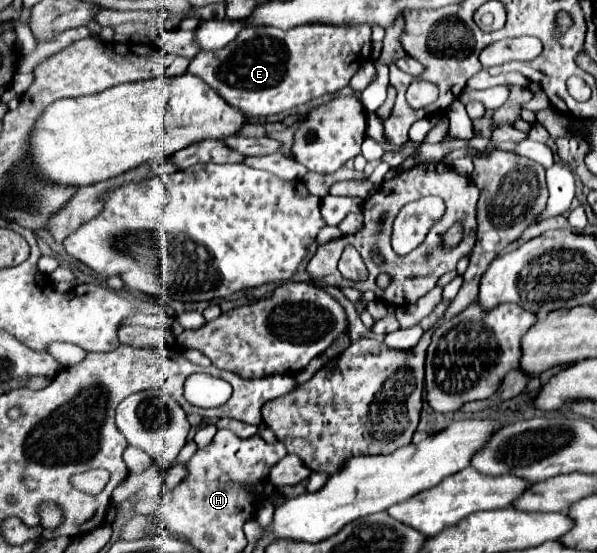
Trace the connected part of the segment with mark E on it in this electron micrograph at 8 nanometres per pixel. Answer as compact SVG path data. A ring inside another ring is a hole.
M307 23L307 25L297 25L297 27L293 27L293 29L287 29L287 31L283 31L283 29L279 29L279 27L263 27L263 25L245 25L239 33L237 33L237 37L231 41L231 43L227 43L223 49L217 49L217 51L201 51L195 59L191 59L191 63L189 63L189 73L193 73L193 75L197 75L197 77L201 77L201 79L205 79L205 83L209 83L227 103L231 103L233 107L239 107L241 111L245 111L247 115L255 115L255 117L267 117L267 115L277 115L277 113L281 113L281 111L287 111L287 109L293 109L293 107L297 107L297 105L303 105L303 103L307 103L307 101L311 101L311 99L317 99L317 97L323 97L323 95L327 95L327 93L337 93L339 89L343 89L343 87L347 87L349 85L349 79L357 73L357 69L365 63L365 43L367 43L367 59L369 59L369 55L371 55L371 27L369 25L357 25L357 27L341 27L341 25L325 25L325 23Z

